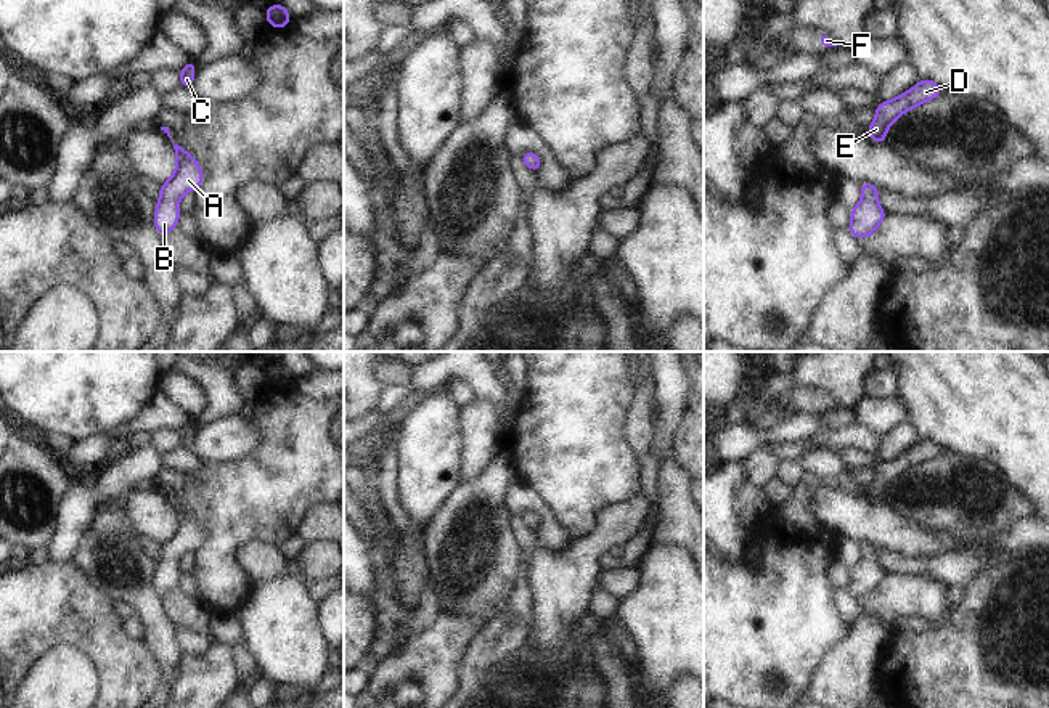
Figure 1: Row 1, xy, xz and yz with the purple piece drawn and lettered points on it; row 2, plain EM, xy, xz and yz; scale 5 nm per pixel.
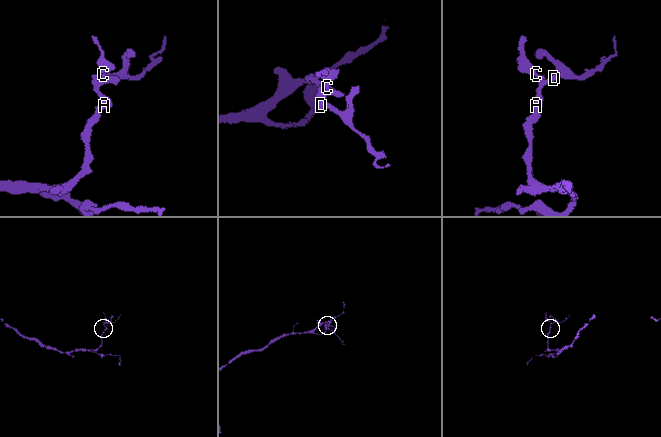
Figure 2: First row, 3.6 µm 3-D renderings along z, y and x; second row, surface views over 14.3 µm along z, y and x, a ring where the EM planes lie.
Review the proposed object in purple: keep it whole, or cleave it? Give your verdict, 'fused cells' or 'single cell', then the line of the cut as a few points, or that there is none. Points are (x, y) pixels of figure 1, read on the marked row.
single cell | no cut

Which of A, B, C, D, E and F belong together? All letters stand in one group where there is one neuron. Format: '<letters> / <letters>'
A B C D E F

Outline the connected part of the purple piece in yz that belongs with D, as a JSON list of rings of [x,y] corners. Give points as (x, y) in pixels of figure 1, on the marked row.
[[[922,79],[916,87],[898,98],[880,103],[876,108],[876,120],[866,128],[869,138],[874,143],[885,144],[887,130],[896,117],[903,116],[911,108],[932,101],[941,93],[943,88],[938,83],[930,79]]]

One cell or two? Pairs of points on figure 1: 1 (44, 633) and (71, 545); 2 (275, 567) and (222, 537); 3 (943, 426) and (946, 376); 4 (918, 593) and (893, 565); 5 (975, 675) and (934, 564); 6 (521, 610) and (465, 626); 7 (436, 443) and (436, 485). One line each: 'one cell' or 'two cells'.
1: two cells
2: two cells
3: one cell
4: two cells
5: two cells
6: two cells
7: one cell

